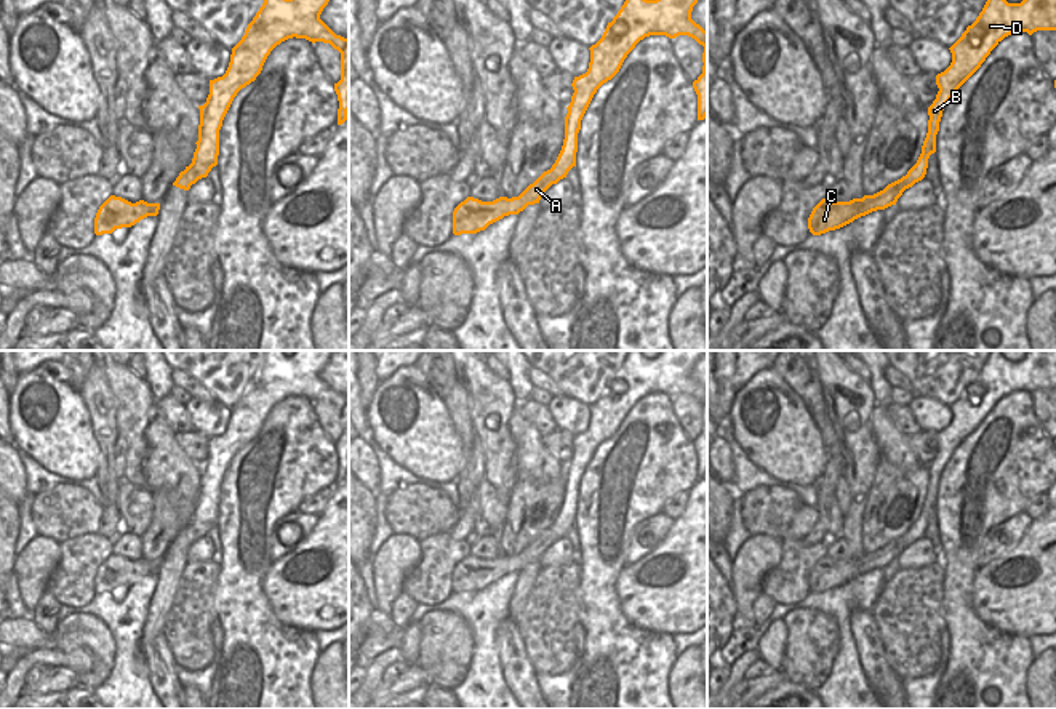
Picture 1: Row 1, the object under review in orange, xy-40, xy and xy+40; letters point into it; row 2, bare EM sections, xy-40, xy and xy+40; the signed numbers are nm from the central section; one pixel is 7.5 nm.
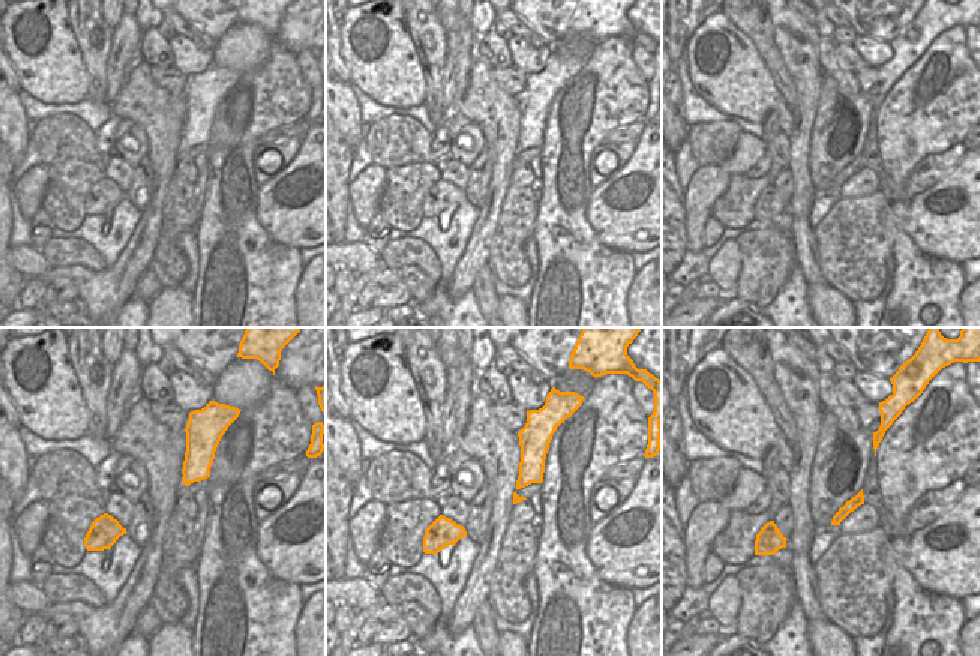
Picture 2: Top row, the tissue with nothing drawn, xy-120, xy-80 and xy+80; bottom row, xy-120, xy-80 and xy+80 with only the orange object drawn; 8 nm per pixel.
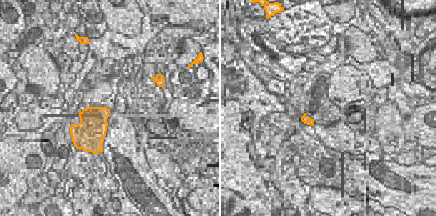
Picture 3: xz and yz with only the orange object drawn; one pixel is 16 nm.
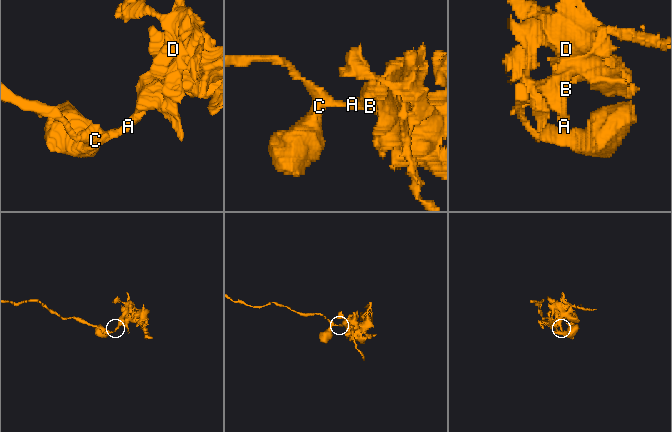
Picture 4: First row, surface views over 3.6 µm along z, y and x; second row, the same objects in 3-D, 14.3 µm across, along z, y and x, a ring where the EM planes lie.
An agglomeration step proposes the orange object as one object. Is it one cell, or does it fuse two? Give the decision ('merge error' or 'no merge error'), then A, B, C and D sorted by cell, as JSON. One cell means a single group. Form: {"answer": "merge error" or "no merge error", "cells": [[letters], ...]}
{"answer": "merge error", "cells": [["A", "C"], ["B", "D"]]}

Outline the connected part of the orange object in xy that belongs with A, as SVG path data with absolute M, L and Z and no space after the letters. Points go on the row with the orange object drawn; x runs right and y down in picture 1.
M552 170L544 171L518 197L499 197L493 202L482 202L478 198L467 197L453 211L453 234L477 234L504 216L518 214L528 205L539 203L544 192L555 181L550 173Z

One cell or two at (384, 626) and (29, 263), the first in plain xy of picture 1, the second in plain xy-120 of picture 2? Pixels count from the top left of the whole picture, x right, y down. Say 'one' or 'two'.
one

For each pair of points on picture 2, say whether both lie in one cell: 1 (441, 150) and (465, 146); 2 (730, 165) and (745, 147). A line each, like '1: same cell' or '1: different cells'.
1: different cells
2: same cell

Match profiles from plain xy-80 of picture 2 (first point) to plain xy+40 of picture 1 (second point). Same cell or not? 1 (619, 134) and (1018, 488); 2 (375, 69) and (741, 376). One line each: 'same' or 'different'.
1: different
2: different

